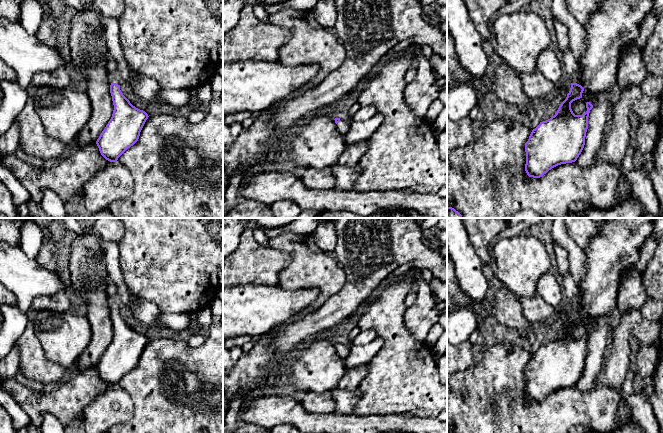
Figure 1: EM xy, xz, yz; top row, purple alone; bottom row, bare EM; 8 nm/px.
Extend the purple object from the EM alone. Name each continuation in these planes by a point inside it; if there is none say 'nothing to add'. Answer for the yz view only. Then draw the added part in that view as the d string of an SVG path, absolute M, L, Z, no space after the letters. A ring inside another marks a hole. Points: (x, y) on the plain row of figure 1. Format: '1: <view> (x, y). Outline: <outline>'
1: yz (574, 302). Outline: M579 290L578 294L570 301L571 307L579 308L579 295L580 295L580 290Z

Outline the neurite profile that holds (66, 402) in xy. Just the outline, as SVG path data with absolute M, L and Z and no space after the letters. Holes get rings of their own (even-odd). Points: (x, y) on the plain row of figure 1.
M77 366L51 391L36 392L16 379L0 379L2 390L10 394L30 419L30 425L42 427L43 416L50 414L66 426L82 415L83 409L110 385L100 377L96 366L80 371Z

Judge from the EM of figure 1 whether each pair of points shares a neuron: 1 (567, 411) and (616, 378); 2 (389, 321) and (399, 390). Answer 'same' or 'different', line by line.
1: different
2: same

